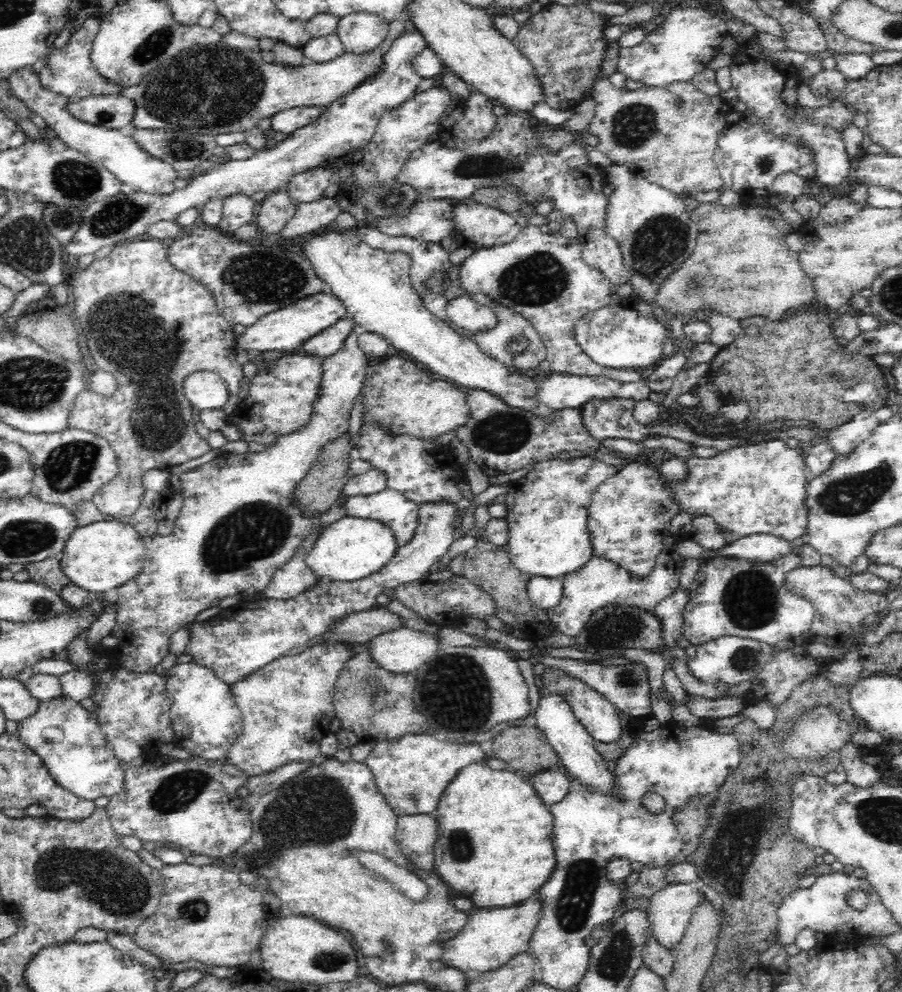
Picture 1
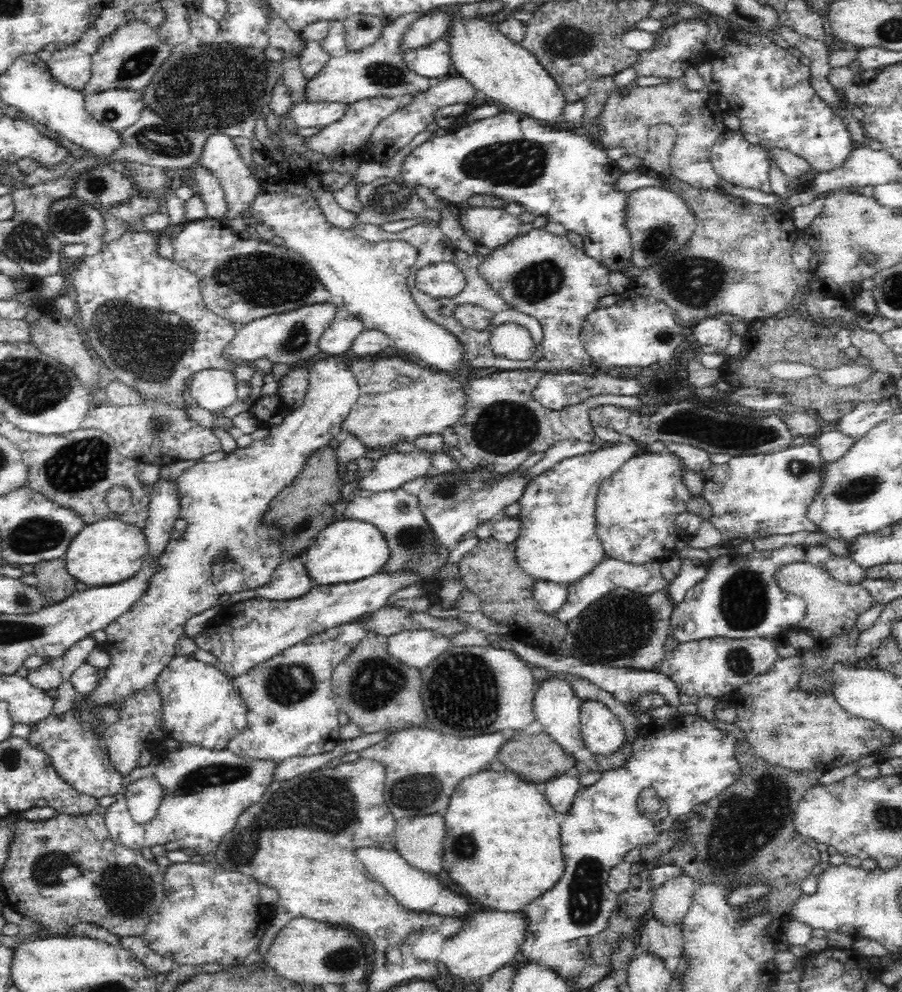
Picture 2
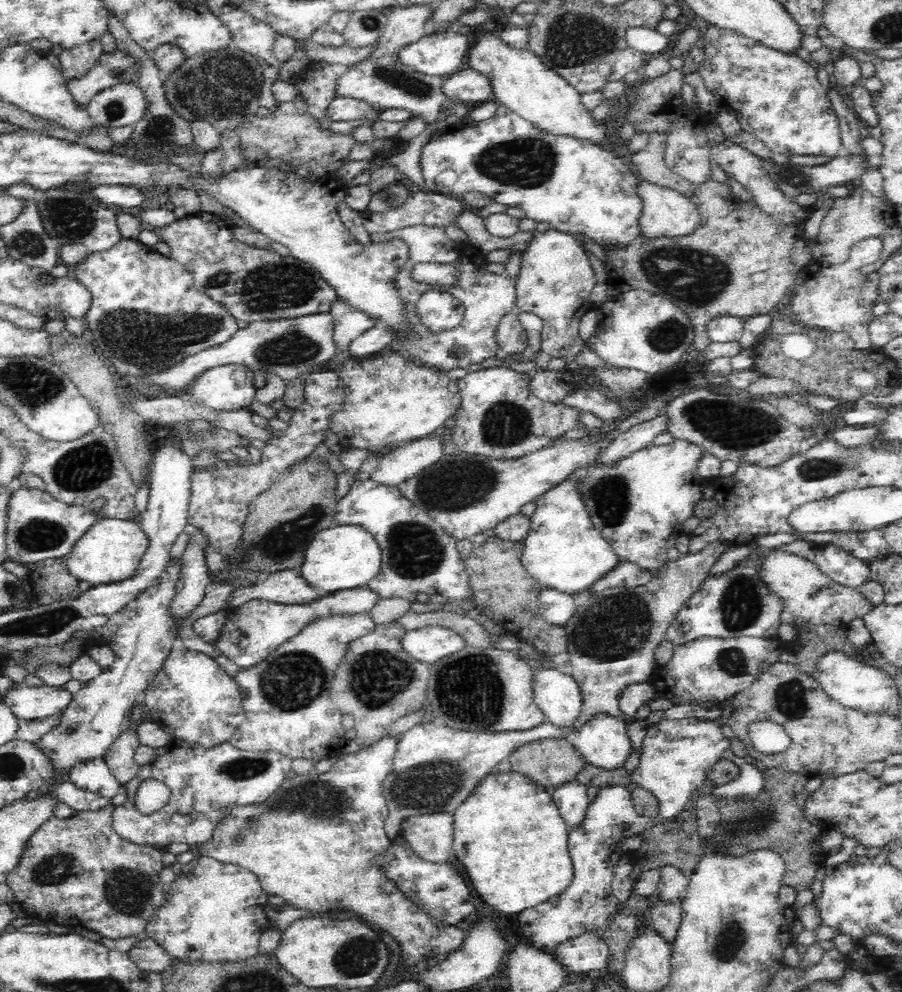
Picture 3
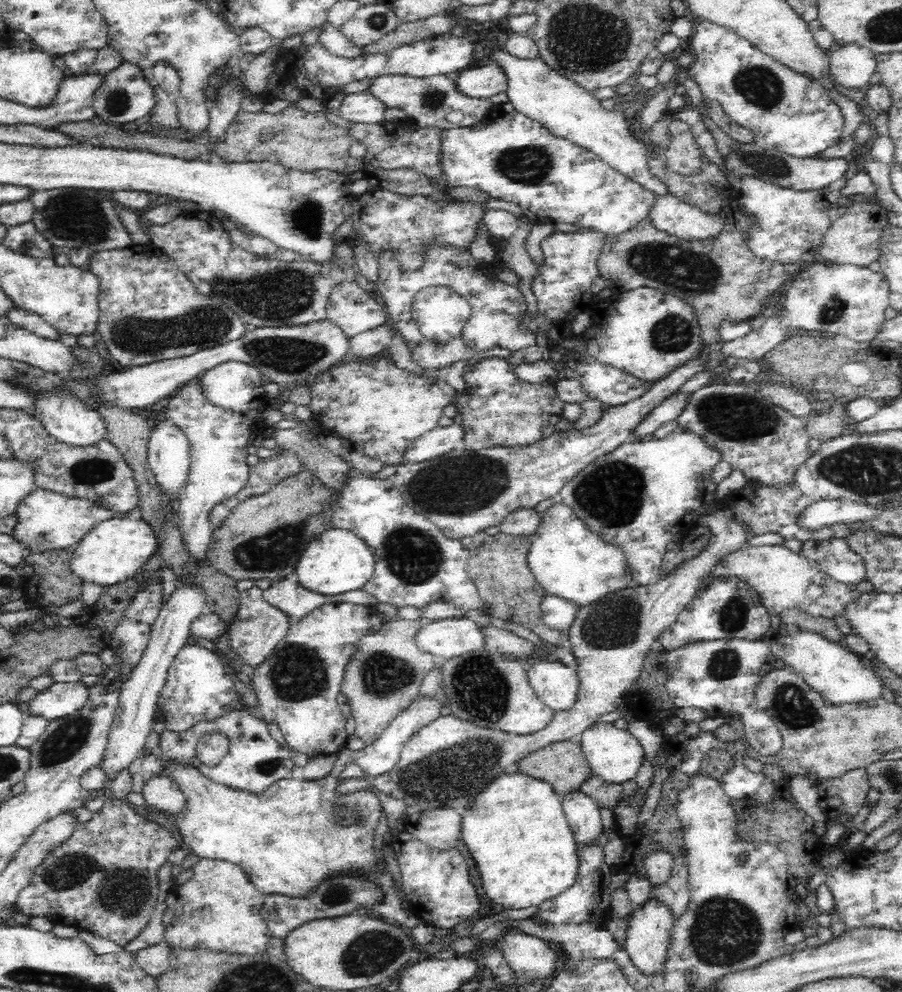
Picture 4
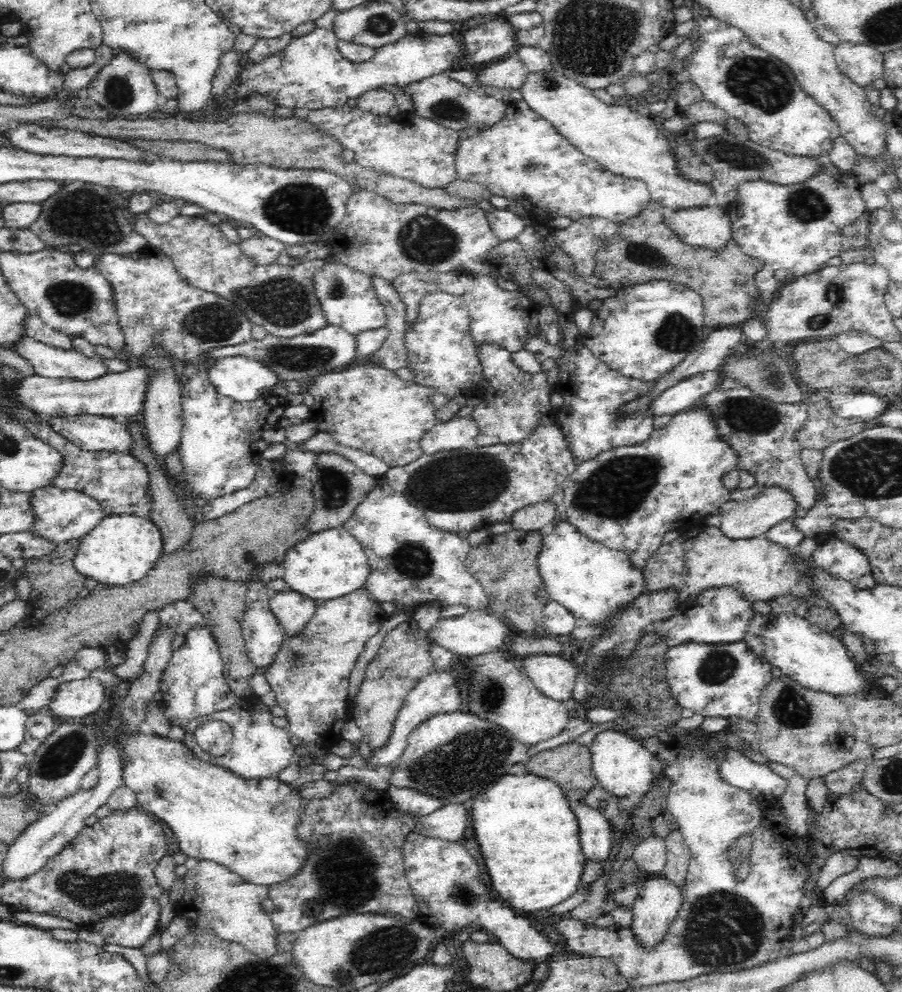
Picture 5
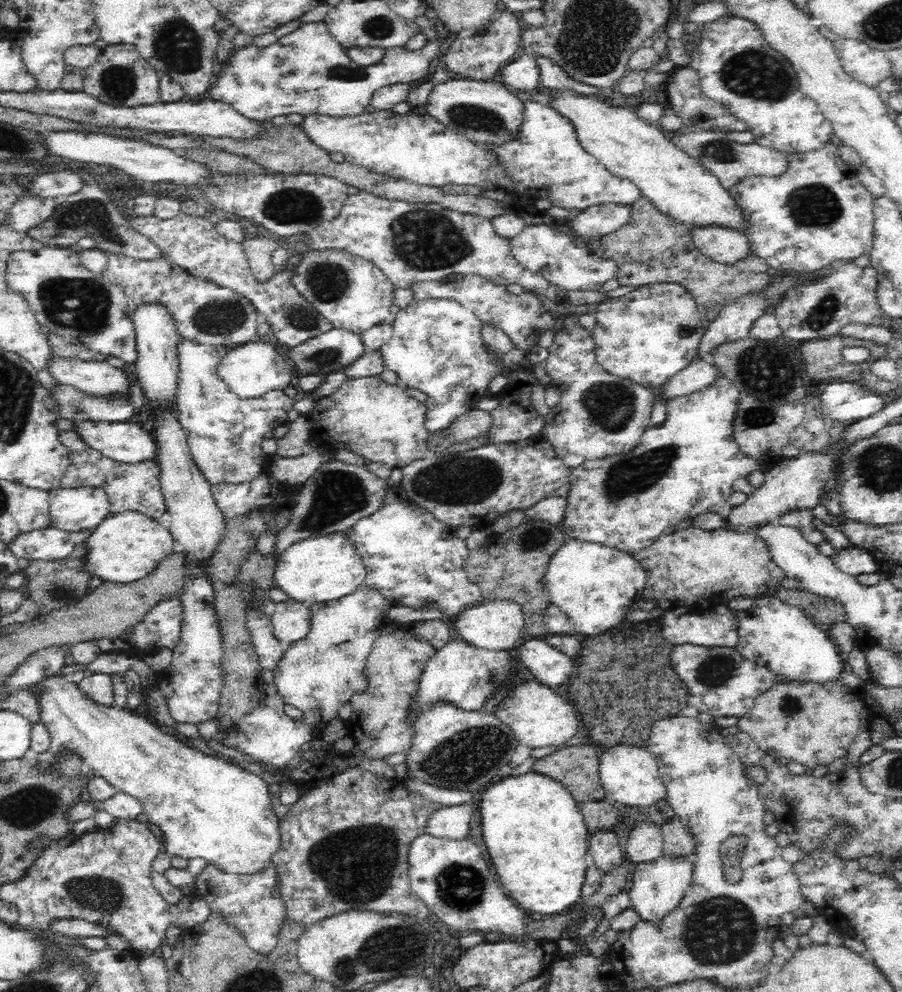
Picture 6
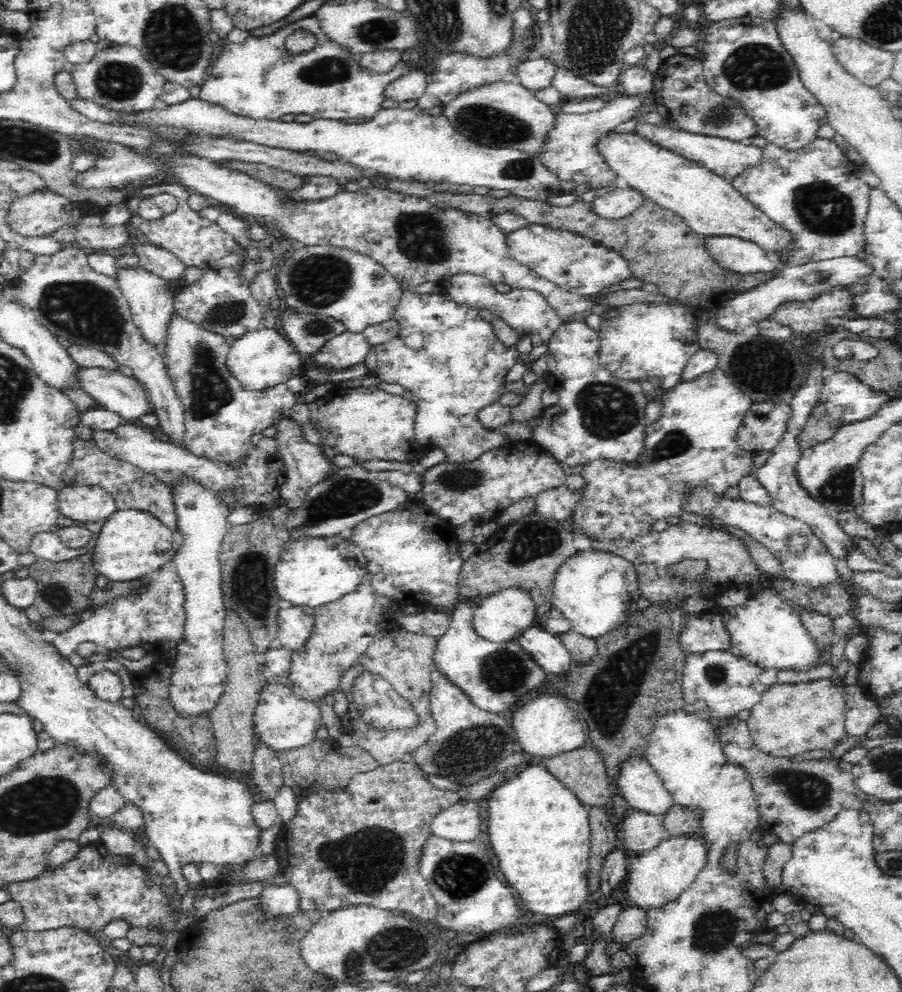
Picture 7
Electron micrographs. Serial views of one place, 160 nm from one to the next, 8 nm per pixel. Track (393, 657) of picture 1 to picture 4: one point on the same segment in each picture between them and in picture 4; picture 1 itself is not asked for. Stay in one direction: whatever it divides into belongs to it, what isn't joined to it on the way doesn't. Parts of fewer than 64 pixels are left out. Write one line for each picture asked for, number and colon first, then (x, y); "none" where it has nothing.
2: (418, 648)
3: (429, 644)
4: (451, 637)

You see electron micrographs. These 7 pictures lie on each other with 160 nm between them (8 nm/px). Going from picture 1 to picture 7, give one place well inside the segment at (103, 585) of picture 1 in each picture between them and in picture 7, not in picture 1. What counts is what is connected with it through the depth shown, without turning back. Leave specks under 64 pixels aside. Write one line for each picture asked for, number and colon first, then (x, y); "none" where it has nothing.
2: (106, 552)
3: (111, 550)
4: (115, 550)
5: (122, 549)
6: (127, 546)
7: (133, 544)

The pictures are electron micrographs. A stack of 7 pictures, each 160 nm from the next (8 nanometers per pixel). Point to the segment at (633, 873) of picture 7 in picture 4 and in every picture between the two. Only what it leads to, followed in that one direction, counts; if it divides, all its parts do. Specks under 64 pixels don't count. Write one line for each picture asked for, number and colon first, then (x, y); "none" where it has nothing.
4: (649, 928)
5: (659, 900)
6: (656, 887)

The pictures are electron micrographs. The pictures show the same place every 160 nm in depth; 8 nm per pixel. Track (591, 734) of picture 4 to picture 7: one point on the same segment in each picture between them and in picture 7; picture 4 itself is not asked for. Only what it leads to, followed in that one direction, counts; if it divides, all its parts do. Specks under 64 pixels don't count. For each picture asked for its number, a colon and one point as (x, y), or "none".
5: (625, 768)
6: (629, 774)
7: (639, 784)

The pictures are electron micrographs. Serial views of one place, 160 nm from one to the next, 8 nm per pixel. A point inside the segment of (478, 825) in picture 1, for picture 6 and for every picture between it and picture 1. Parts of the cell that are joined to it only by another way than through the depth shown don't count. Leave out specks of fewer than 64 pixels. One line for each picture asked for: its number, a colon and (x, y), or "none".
2: (503, 845)
3: (510, 836)
4: (525, 849)
5: (530, 838)
6: (533, 814)

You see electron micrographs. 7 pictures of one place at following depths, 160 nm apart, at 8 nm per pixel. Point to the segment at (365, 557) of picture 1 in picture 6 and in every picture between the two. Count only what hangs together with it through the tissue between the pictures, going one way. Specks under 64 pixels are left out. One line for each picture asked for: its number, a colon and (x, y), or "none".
2: (345, 551)
3: (344, 557)
4: (337, 561)
5: (330, 564)
6: (324, 568)

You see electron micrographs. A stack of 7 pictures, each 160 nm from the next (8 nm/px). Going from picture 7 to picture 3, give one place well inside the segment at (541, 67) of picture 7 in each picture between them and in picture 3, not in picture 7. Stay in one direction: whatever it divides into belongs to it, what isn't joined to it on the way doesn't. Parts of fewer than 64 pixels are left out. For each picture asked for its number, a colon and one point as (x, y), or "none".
3: (467, 85)
4: (476, 82)
5: (510, 74)
6: (523, 74)

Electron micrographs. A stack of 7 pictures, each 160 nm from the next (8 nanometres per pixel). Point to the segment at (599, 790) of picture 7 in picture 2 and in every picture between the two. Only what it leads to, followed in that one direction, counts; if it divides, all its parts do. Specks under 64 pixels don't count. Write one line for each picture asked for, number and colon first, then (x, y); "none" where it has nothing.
2: (538, 758)
3: (551, 763)
4: (562, 764)
5: (569, 764)
6: (576, 767)

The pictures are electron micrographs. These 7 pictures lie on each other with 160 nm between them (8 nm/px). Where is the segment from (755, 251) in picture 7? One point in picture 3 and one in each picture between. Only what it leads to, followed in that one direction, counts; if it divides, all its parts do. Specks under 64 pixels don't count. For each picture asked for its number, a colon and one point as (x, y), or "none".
3: (666, 212)
4: (669, 214)
5: (709, 228)
6: (725, 246)

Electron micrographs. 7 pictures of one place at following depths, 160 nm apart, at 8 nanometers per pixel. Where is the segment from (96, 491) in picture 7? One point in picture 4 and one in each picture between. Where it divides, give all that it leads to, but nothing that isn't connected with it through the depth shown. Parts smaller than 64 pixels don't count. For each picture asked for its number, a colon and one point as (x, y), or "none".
4: (47, 520)
5: (61, 515)
6: (84, 507)

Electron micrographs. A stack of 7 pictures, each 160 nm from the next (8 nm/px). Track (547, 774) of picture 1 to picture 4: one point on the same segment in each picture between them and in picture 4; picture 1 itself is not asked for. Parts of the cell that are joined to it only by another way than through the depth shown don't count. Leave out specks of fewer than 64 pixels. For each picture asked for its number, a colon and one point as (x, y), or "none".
2: (561, 792)
3: (571, 799)
4: (583, 813)

